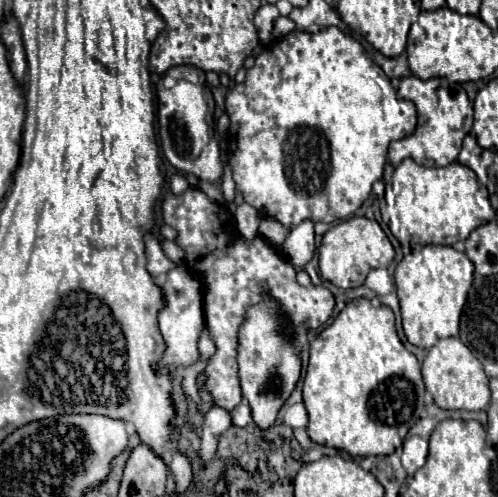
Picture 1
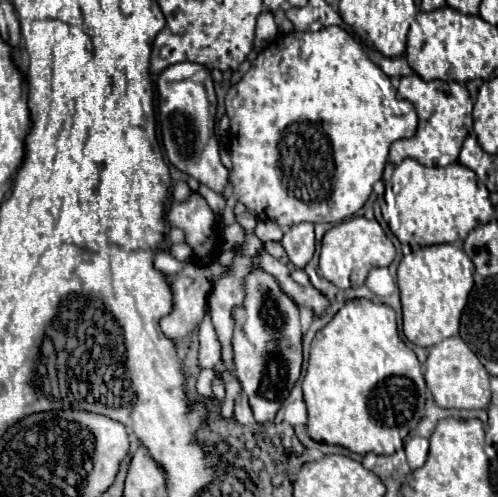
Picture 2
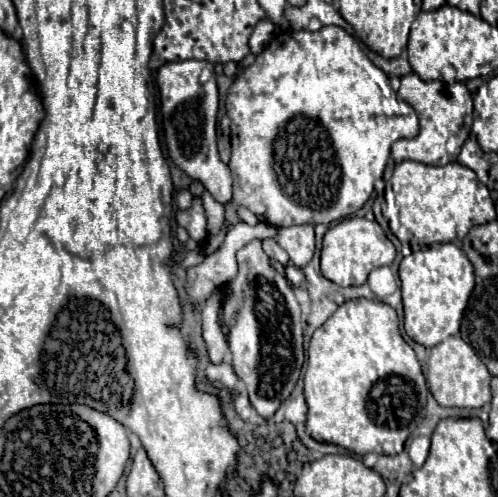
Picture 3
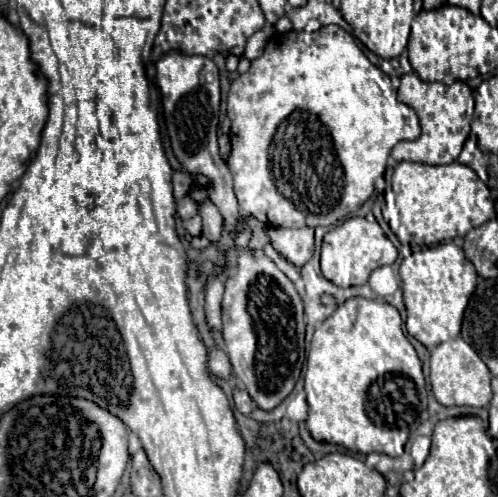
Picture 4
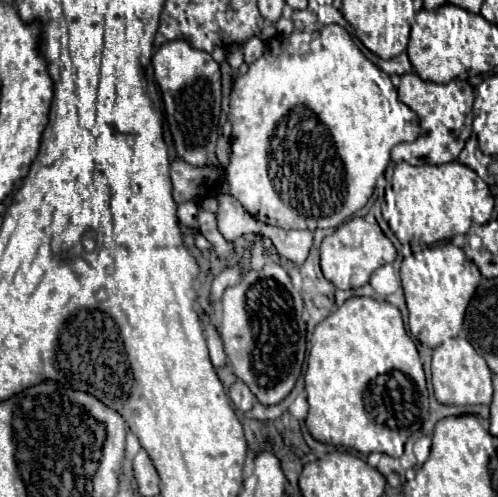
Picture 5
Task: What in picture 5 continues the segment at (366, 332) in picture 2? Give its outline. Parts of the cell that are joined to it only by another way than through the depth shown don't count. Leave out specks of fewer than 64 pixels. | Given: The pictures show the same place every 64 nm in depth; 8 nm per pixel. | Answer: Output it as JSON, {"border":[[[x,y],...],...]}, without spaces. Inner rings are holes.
{"border":[[[354,296],[320,322],[312,334],[304,378],[310,404],[306,426],[312,438],[324,444],[346,446],[360,454],[382,452],[398,458],[404,452],[408,436],[422,426],[422,420],[428,414],[428,390],[422,360],[416,344],[404,330],[400,310],[386,300]]]}

